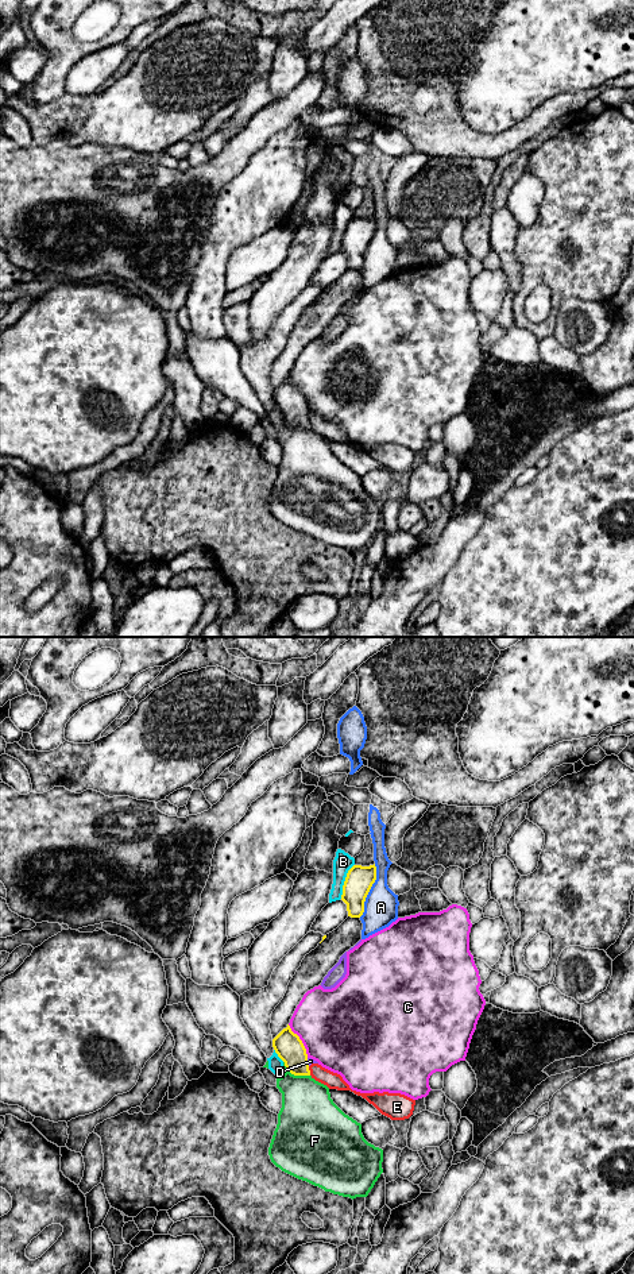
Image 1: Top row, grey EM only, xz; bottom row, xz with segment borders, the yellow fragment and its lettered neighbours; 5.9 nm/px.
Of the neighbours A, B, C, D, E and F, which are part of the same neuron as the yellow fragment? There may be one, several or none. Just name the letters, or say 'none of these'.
none of these

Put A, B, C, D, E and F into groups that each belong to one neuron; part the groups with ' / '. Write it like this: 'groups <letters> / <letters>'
groups A D E / B / C / F

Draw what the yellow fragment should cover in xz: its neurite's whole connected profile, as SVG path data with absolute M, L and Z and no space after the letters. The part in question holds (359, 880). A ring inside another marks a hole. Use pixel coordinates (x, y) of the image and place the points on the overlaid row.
M353 865L345 877L341 900L347 904L348 916L360 918L366 897L376 880L376 866Z

